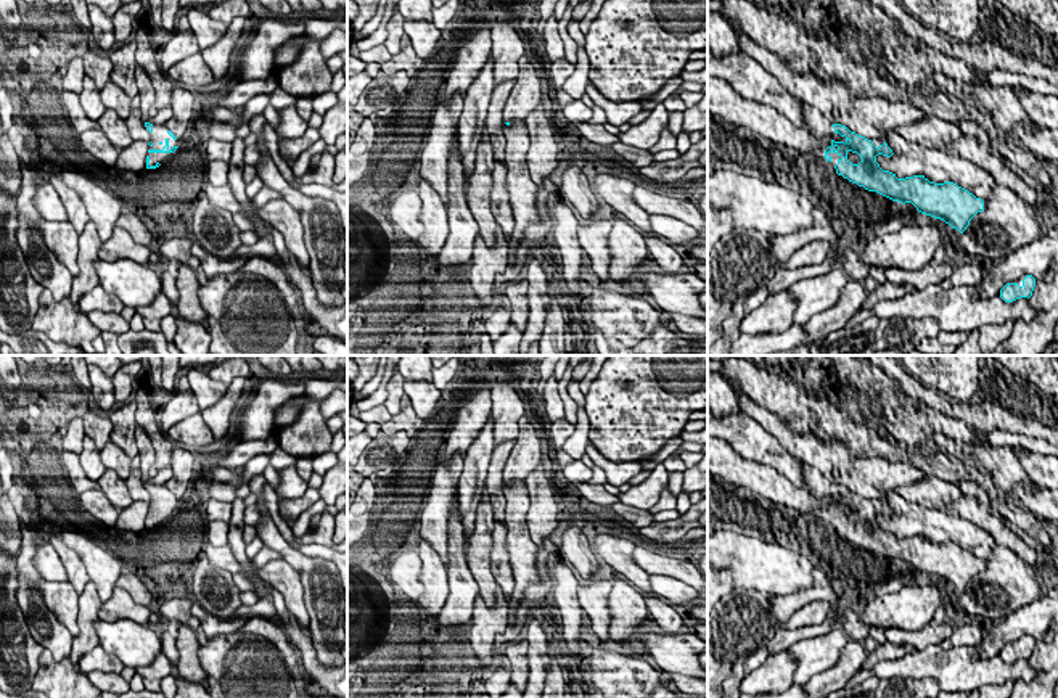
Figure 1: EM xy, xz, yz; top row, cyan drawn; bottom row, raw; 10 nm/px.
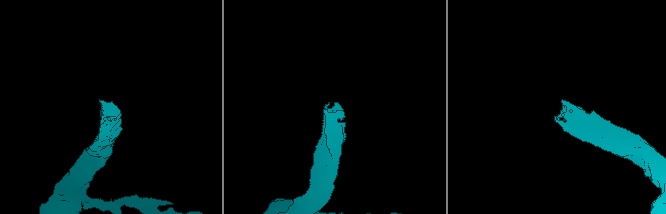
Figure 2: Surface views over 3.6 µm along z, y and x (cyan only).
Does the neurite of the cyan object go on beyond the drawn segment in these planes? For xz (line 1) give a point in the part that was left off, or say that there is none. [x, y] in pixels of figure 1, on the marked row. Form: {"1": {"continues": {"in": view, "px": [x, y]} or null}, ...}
{"1": {"continues": null}}

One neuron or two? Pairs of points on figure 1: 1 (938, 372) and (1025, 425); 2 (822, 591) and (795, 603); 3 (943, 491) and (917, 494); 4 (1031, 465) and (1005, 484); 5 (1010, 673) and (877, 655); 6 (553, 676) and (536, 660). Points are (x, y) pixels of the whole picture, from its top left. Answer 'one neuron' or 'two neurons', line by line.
1: two neurons
2: one neuron
3: one neuron
4: two neurons
5: two neurons
6: two neurons

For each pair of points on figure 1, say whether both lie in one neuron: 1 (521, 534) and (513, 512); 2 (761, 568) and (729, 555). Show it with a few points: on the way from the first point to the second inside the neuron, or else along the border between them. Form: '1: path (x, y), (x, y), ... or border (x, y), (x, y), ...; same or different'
1: path (518, 529), (515, 517); same
2: path (753, 562), (745, 555), (737, 555); same

